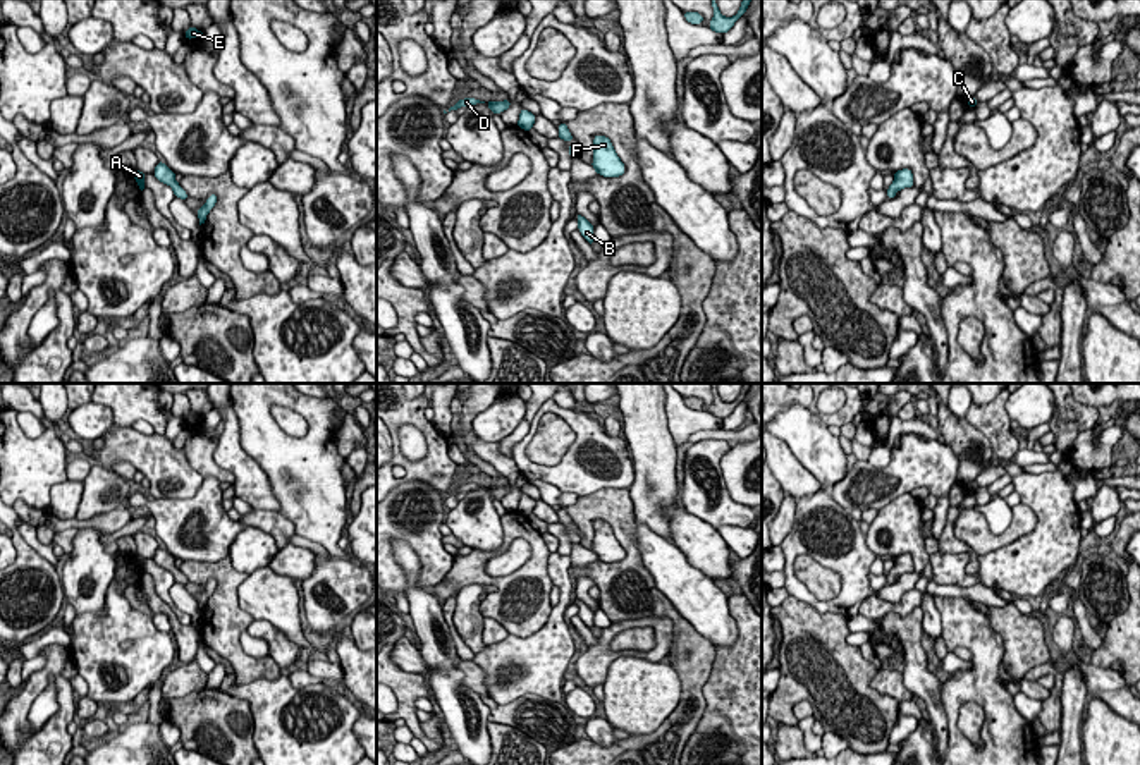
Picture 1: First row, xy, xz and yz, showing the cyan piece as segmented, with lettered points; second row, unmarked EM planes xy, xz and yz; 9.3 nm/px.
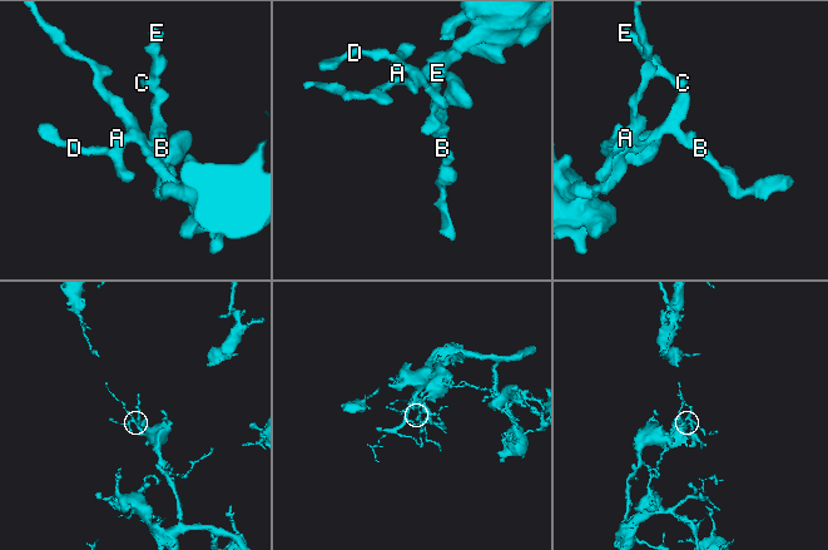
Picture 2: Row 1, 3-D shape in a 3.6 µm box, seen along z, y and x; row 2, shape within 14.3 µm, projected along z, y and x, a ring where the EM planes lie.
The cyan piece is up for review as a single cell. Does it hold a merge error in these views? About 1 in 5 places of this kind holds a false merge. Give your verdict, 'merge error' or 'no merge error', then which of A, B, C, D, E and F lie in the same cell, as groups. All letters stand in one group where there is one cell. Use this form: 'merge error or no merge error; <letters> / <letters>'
no merge error; A B C D E F

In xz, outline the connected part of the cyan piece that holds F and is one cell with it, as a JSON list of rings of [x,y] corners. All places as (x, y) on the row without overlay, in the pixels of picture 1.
[[[602,519],[593,523],[593,547],[591,552],[598,560],[619,562],[626,557],[624,548],[617,542],[612,526]]]

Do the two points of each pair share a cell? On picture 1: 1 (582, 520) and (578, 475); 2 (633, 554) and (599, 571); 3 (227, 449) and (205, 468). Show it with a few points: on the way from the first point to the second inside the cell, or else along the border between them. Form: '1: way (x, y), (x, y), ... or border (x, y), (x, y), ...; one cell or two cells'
1: border (619, 487), (604, 487), (580, 497); two cells
2: way (626, 563), (618, 571), (607, 571); one cell
3: border (219, 435), (214, 459), (232, 475), (232, 483); two cells

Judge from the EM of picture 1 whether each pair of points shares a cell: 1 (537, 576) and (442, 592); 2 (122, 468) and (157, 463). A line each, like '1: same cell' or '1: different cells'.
1: same cell
2: different cells

